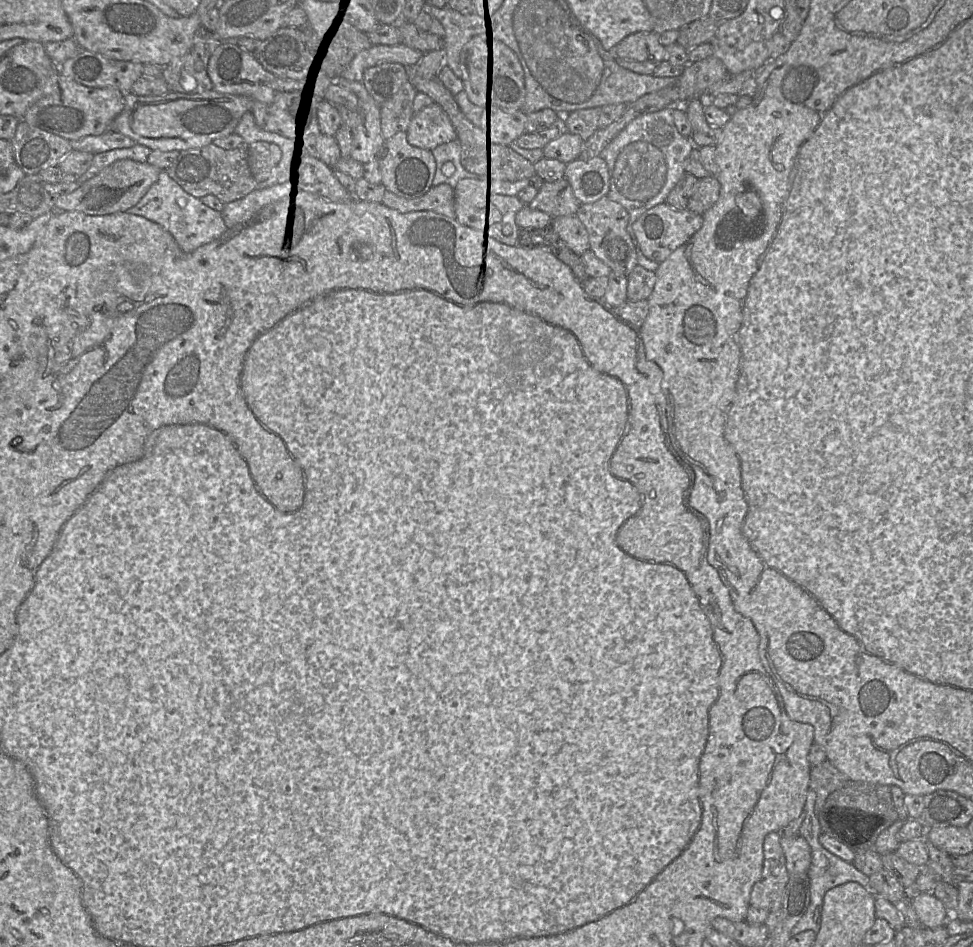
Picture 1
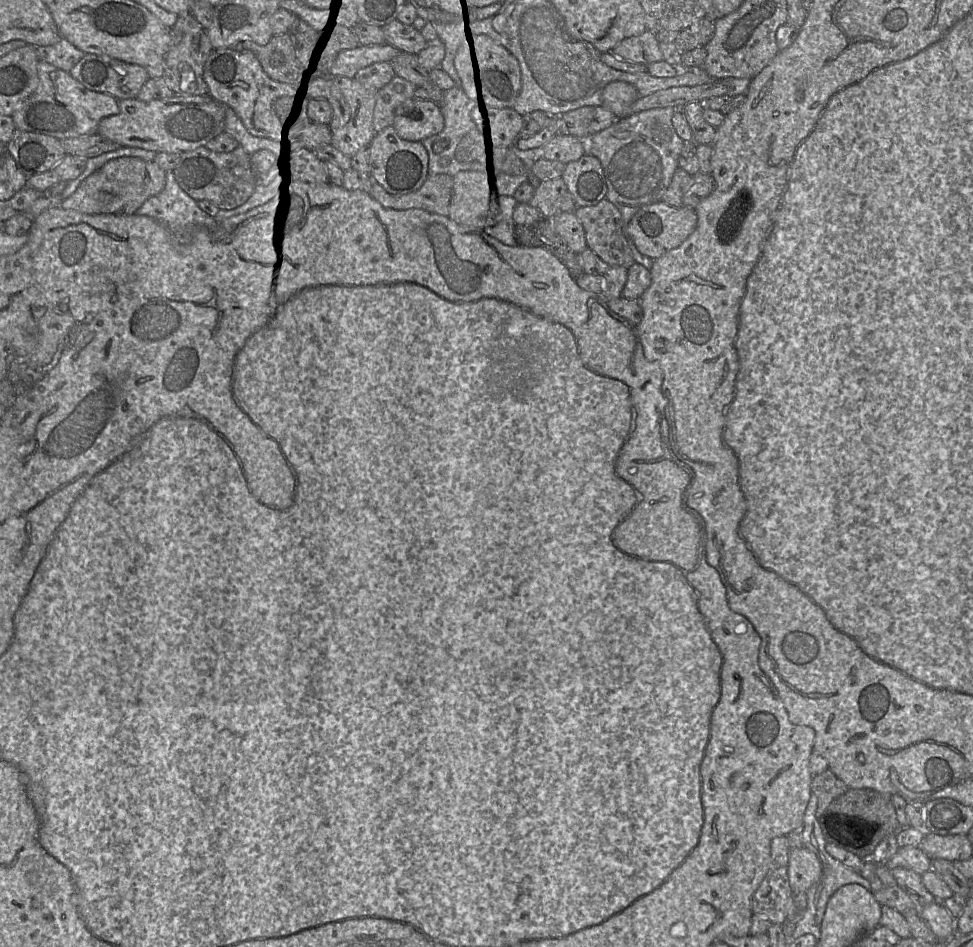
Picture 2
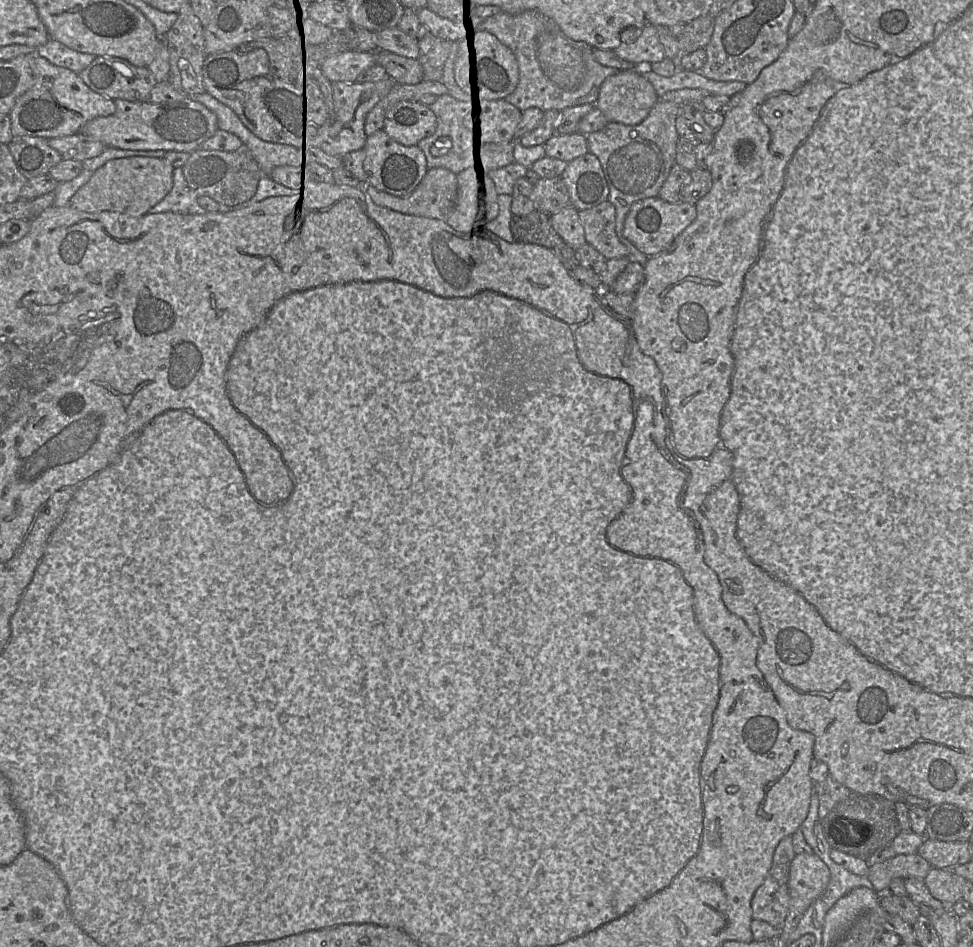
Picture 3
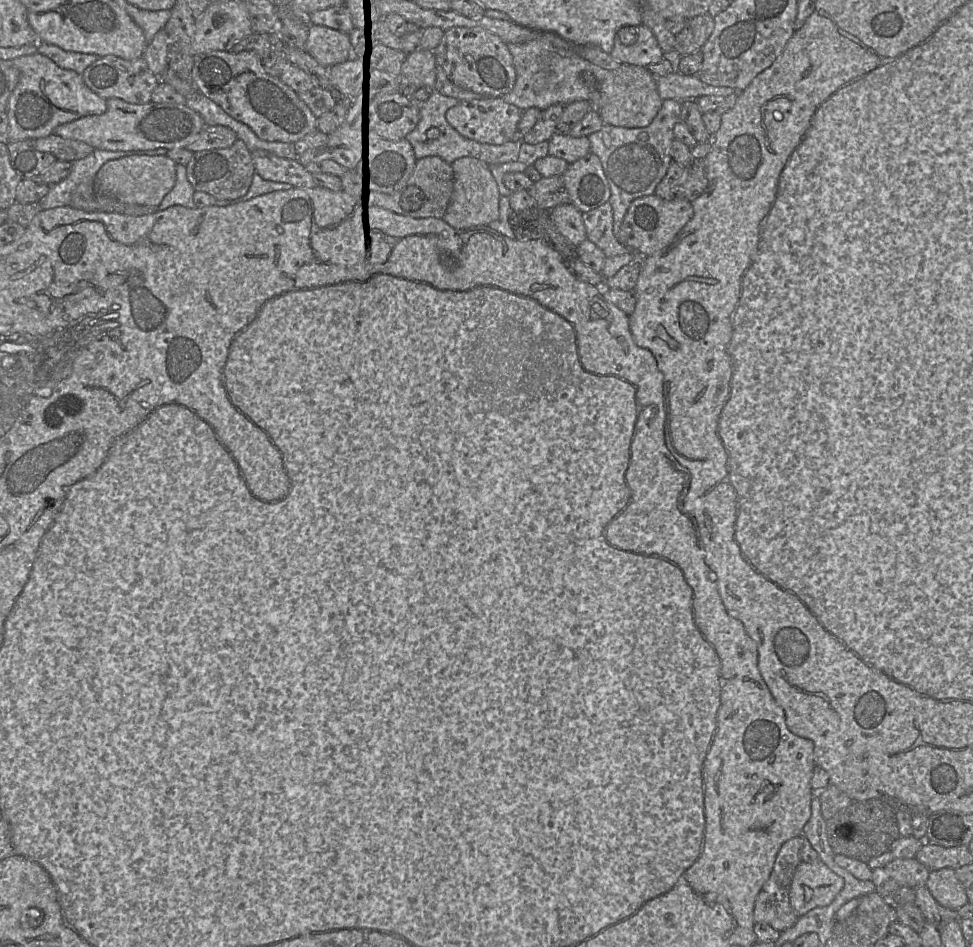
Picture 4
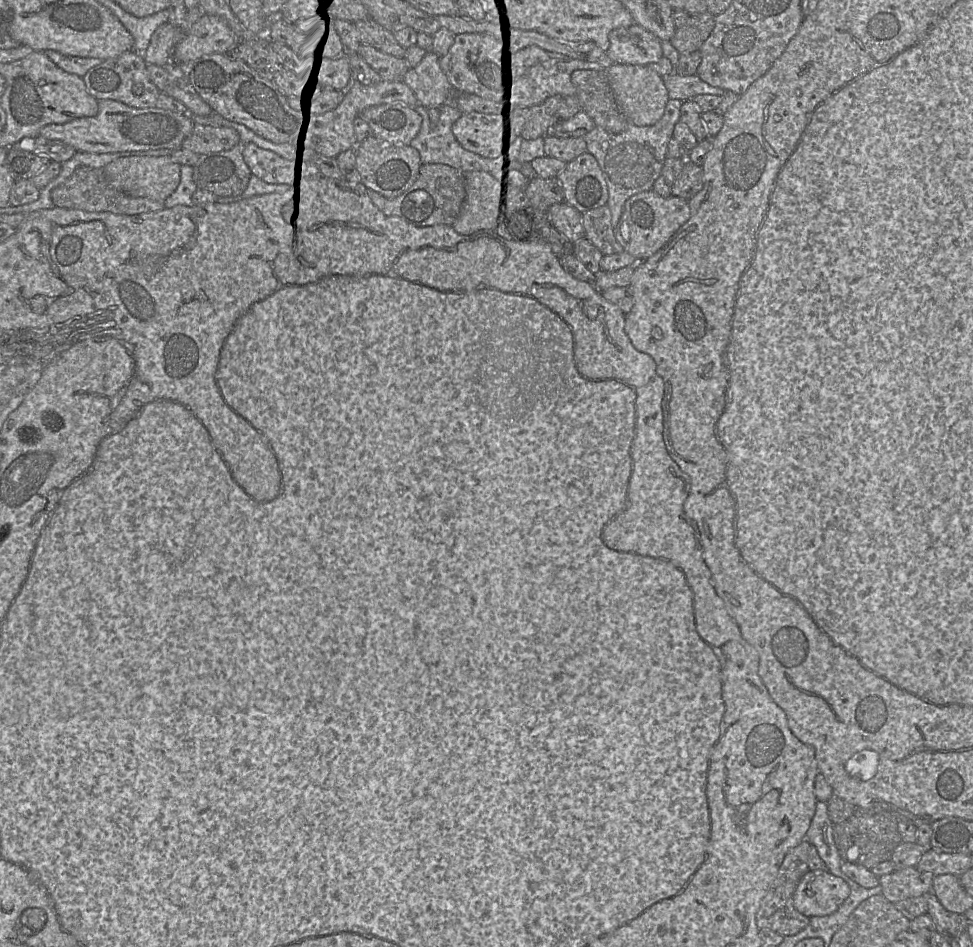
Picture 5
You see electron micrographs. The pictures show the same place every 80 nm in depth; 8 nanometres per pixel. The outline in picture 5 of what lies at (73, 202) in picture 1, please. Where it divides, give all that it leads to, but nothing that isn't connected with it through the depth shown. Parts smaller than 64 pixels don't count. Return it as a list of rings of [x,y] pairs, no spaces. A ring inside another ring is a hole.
[[[126,156],[115,159],[104,167],[112,187],[134,198],[165,202],[180,183],[180,164],[171,156]]]

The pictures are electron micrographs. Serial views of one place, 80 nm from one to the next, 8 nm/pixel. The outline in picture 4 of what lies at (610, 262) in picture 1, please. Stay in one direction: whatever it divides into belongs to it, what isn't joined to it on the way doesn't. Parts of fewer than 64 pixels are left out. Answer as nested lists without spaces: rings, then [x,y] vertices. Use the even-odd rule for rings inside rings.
[[[609,202],[583,213],[587,239],[600,248],[606,257],[632,252],[614,234],[613,209]]]

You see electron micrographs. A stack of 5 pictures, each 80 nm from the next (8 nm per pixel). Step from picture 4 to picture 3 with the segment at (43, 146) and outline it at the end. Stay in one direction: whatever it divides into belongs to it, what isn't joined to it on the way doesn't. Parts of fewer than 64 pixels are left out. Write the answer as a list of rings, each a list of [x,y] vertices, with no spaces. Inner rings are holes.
[[[80,133],[48,139],[48,144],[58,151],[64,160],[72,159],[83,162],[101,155],[106,146],[100,141]]]

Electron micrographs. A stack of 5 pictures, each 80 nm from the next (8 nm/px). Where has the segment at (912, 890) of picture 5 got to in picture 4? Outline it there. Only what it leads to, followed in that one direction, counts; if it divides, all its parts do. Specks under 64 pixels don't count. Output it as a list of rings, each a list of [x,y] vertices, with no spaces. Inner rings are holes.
[[[916,858],[894,859],[883,867],[872,870],[871,881],[876,893],[887,898],[901,887],[912,889],[926,886],[930,870]]]

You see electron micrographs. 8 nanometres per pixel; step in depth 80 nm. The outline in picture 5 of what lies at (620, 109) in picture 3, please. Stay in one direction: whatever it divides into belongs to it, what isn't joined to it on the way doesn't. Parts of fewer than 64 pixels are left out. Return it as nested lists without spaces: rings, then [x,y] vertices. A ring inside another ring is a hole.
[[[612,64],[606,74],[614,99],[629,122],[635,126],[650,126],[657,123],[664,114],[669,100],[662,77],[649,65]]]

